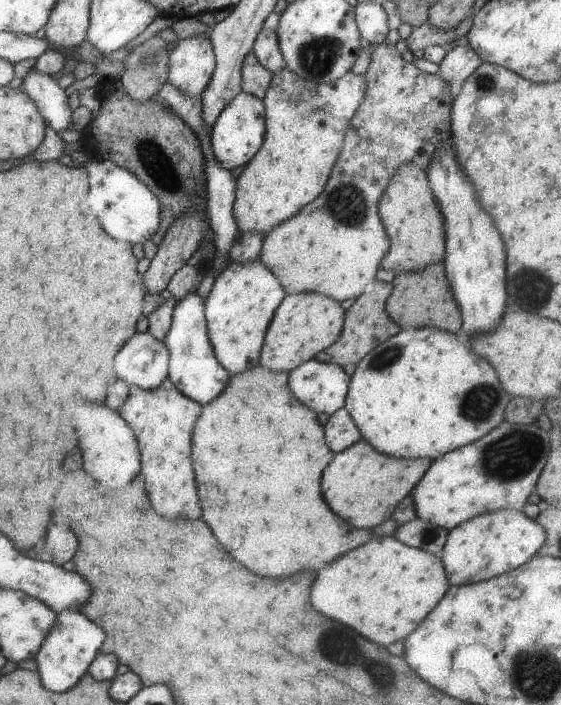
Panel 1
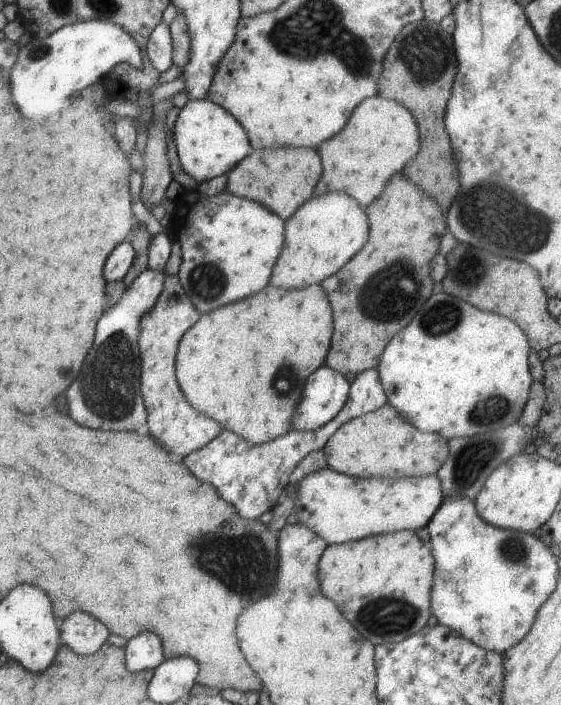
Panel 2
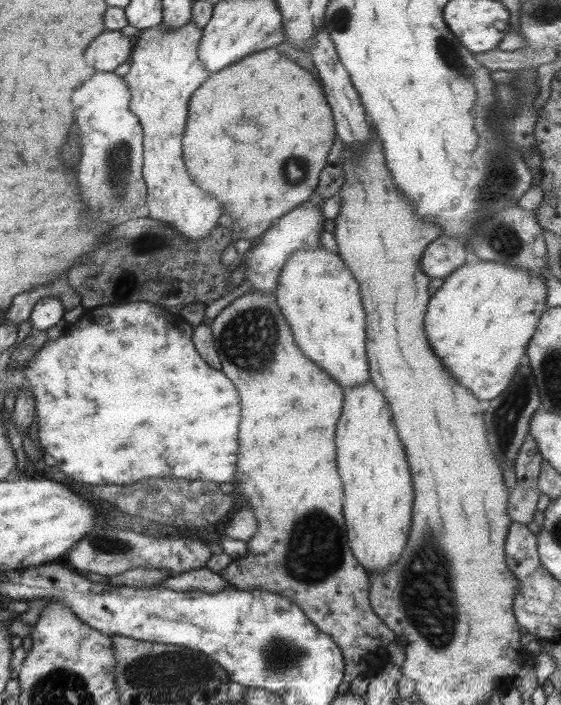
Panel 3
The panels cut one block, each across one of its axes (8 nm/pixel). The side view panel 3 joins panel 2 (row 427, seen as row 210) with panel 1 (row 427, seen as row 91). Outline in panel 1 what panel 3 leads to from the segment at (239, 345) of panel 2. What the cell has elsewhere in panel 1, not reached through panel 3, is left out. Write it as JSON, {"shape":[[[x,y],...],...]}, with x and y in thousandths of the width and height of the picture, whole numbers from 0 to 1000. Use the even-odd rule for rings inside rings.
{"shape":[[[463,518],[408,533],[398,556],[390,556],[390,562],[373,573],[358,576],[340,613],[340,655],[348,667],[355,718],[362,723],[358,738],[419,797],[458,817],[487,823],[544,809],[569,811],[576,800],[586,800],[619,780],[636,777],[665,762],[654,750],[622,752],[622,746],[572,709],[569,675],[590,655],[594,641],[583,638],[576,627],[578,613],[565,601],[563,586],[519,565],[512,533],[501,525],[483,528]],[[405,732],[408,738],[419,738],[433,755],[405,755]]]}

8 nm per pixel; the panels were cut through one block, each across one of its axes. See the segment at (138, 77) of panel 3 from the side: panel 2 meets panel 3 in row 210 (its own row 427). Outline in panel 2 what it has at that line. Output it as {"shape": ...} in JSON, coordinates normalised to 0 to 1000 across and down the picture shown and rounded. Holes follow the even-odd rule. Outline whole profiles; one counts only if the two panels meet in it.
{"shape":[[[294,390],[276,431],[250,448],[246,495],[250,496],[250,555],[260,582],[266,618],[280,624],[308,651],[319,652],[358,635],[390,616],[396,604],[380,593],[351,584],[326,562],[310,529],[310,508],[321,477],[353,452],[316,390]]]}

